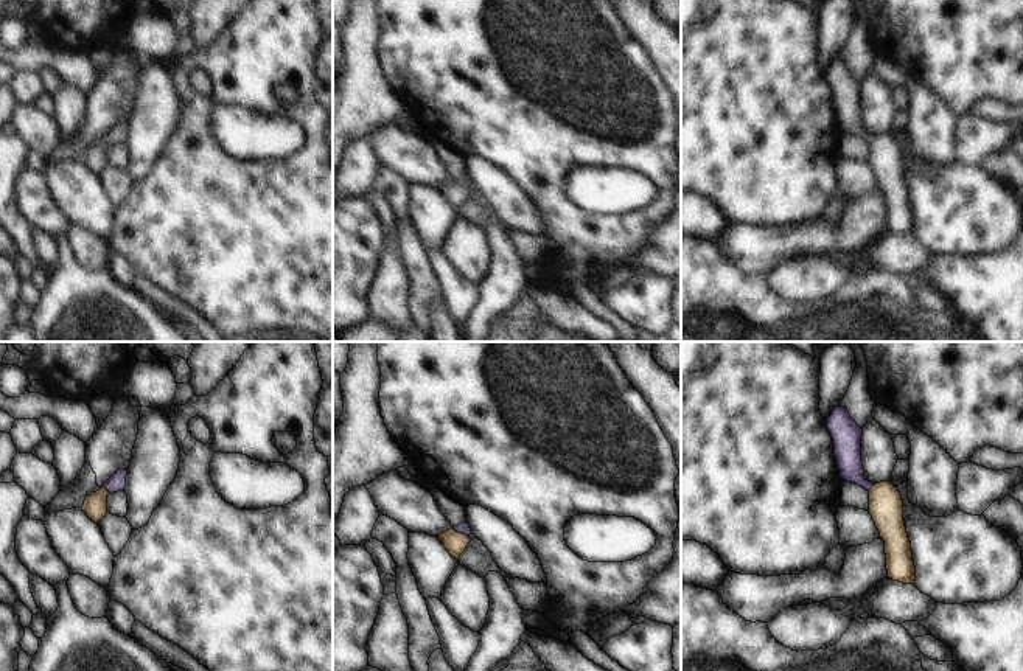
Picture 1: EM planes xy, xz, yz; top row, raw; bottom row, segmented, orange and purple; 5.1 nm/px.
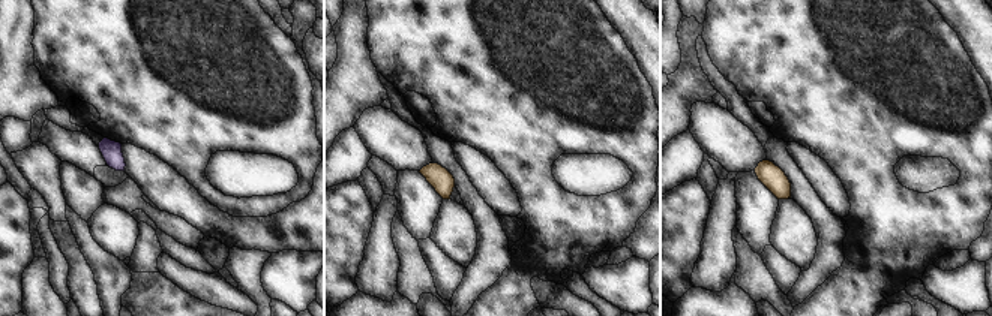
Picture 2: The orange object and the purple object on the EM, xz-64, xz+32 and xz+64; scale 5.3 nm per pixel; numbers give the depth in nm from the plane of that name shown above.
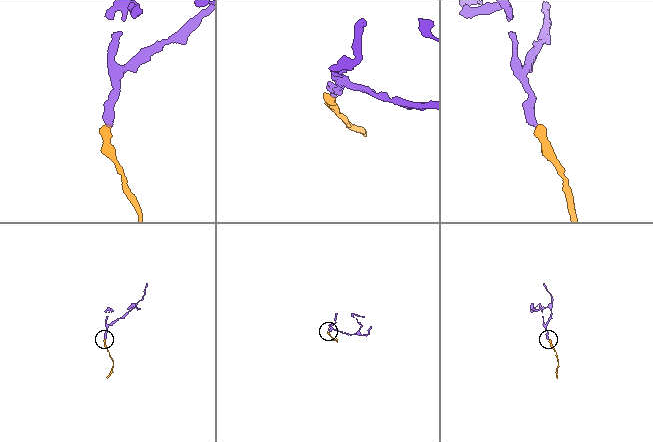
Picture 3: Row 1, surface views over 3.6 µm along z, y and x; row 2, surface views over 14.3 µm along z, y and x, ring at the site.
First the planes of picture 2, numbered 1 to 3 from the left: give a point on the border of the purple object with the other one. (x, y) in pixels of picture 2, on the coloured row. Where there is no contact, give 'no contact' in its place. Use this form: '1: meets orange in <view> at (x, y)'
1: no contact
2: no contact
3: no contact

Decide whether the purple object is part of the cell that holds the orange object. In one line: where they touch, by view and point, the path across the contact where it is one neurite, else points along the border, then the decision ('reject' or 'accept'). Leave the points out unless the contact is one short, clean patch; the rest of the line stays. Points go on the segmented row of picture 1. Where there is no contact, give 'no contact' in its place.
xz (460, 533) | across xz (454, 542), (460, 533), (464, 528) | accept

